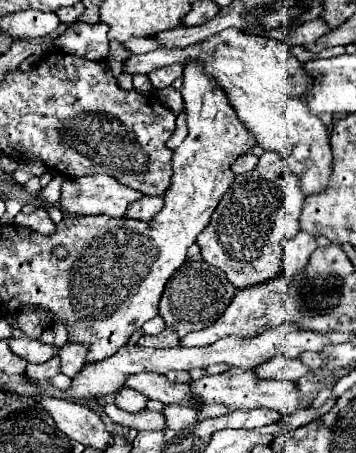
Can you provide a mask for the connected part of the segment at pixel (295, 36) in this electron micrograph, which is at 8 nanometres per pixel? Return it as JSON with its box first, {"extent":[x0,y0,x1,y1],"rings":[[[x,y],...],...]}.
{"extent":[286,18,328,46],"rings":[[[316,18],[316,20],[310,20],[310,22],[298,26],[296,30],[292,30],[292,32],[288,34],[288,38],[286,38],[286,44],[288,44],[288,46],[296,46],[296,44],[308,46],[308,44],[312,44],[314,40],[318,40],[320,34],[326,34],[326,32],[328,32],[326,22],[320,20],[320,18]]]}

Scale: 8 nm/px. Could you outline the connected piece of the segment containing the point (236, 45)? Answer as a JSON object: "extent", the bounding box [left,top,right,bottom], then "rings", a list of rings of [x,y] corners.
{"extent":[122,28,332,196],"rings":[[[228,28],[208,38],[204,44],[194,44],[192,48],[176,48],[174,52],[164,52],[158,48],[146,54],[132,55],[122,64],[122,72],[132,76],[150,74],[160,66],[176,62],[184,64],[184,60],[188,58],[204,62],[204,70],[212,78],[216,78],[216,82],[228,92],[228,98],[238,112],[238,118],[254,134],[256,142],[264,150],[278,150],[284,158],[288,172],[300,176],[302,192],[306,196],[324,190],[332,162],[330,136],[322,120],[314,116],[308,108],[306,94],[310,80],[302,64],[292,56],[284,42]]]}

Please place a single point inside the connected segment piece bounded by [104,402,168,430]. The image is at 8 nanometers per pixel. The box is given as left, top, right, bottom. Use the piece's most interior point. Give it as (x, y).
(145, 419)

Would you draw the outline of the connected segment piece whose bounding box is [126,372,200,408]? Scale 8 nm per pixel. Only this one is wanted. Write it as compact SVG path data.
M156 372L132 374L126 378L126 386L142 392L146 398L154 398L164 404L180 404L180 406L200 408L200 404L188 392L188 384L170 382L166 376L156 374Z

